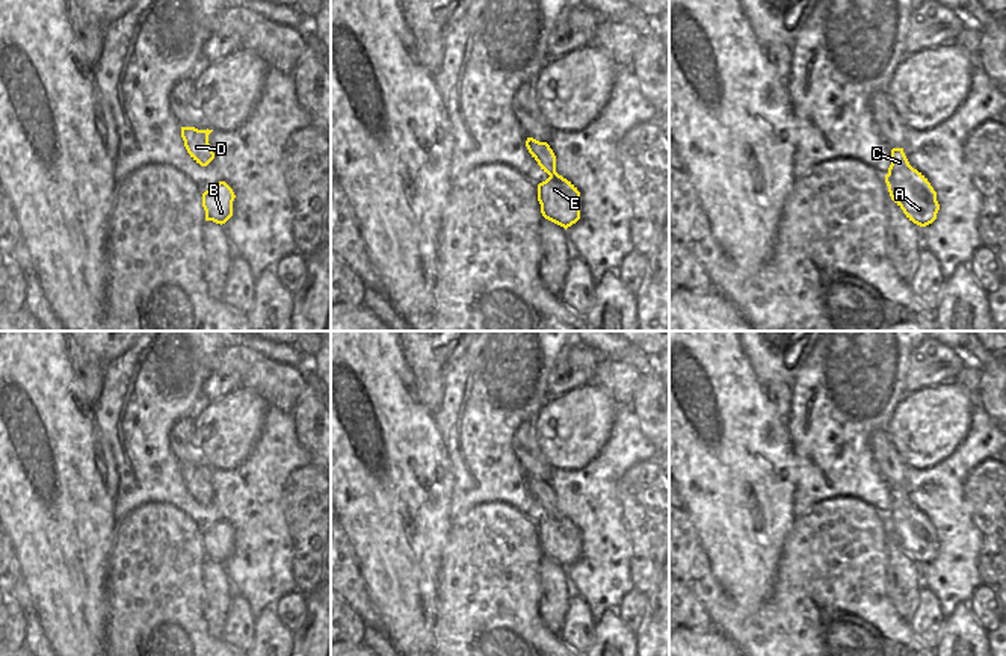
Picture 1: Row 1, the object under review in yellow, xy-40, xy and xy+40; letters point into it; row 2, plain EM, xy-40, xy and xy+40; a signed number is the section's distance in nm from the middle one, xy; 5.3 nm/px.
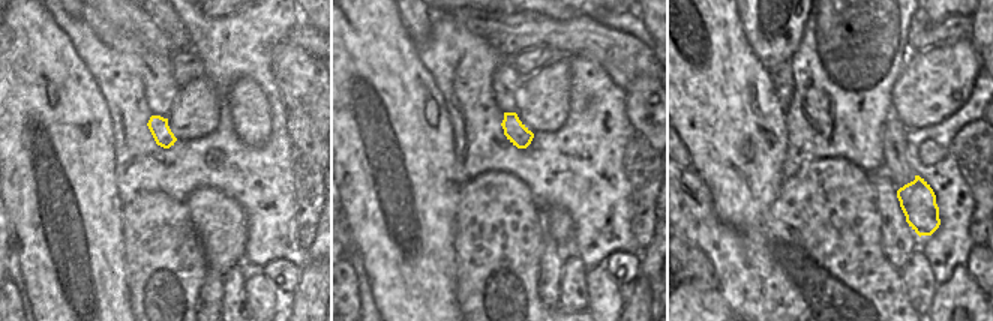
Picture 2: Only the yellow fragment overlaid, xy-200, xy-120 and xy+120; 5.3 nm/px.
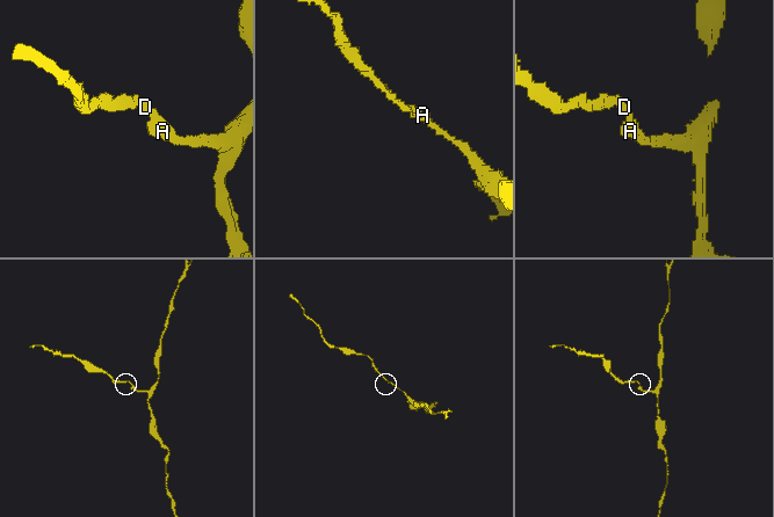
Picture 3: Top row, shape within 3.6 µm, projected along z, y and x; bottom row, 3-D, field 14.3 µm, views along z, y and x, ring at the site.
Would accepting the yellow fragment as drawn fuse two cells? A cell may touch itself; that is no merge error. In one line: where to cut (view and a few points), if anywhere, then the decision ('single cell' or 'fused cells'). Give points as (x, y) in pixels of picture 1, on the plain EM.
no cut; single cell

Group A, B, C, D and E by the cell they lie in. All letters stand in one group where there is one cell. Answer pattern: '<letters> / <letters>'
A B C D E

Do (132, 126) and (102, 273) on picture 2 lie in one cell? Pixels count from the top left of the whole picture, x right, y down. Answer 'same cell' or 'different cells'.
different cells

